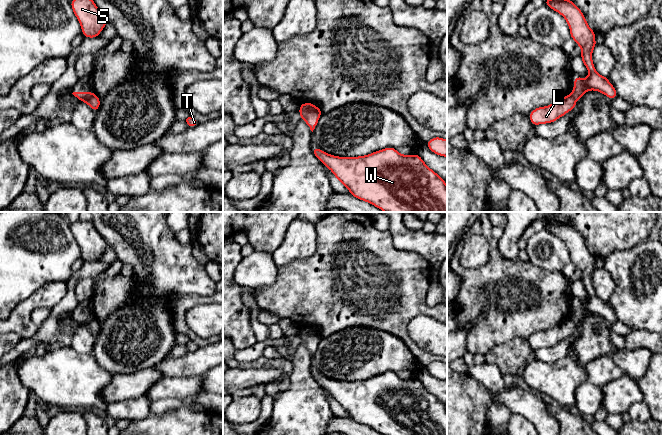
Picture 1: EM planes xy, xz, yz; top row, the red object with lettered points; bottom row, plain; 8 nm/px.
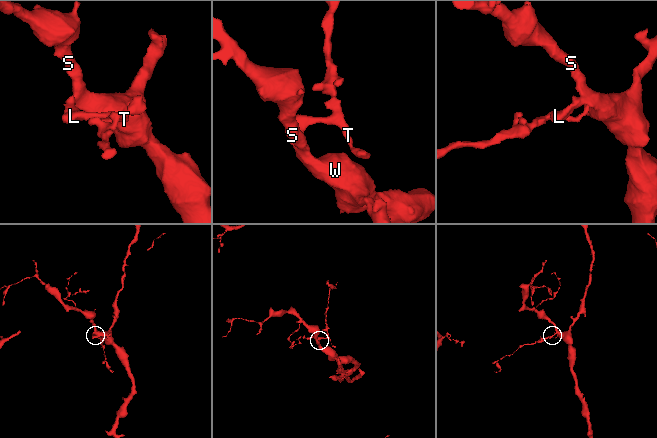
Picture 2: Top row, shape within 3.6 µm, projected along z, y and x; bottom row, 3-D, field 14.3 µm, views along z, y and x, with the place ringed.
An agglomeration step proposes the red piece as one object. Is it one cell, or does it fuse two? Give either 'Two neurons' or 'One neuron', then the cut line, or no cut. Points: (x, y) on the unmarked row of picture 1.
Two neurons. Split along xz (300, 331), (314, 333), (320, 338)

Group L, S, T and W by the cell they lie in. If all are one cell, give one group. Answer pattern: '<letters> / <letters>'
L T / S W

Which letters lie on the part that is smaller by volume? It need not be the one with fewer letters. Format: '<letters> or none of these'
L, T

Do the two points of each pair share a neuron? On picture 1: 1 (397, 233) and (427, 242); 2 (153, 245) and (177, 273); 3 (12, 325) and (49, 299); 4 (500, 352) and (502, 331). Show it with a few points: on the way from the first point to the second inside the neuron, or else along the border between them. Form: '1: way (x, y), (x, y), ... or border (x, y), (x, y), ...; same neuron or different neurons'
1: way (404, 238), (420, 242); same neuron
2: way (156, 252), (170, 266); same neuron
3: way (17, 314), (32, 302), (38, 300); same neuron
4: border (524, 338), (512, 338), (497, 344), (485, 355); different neurons

